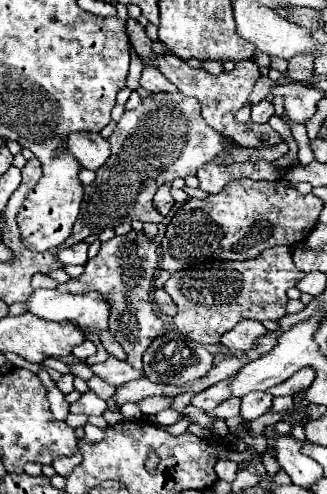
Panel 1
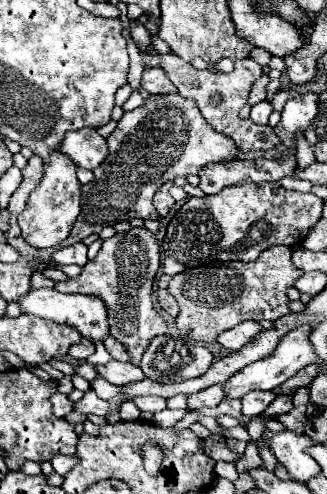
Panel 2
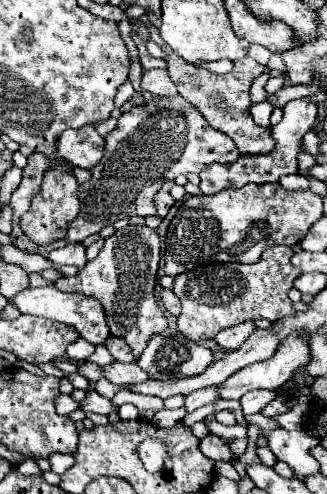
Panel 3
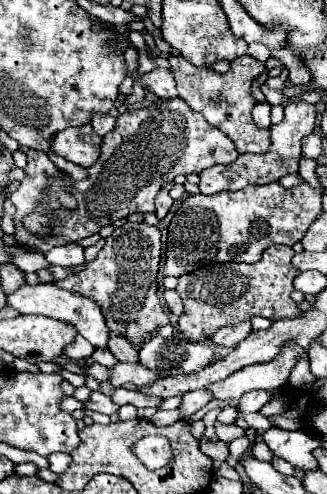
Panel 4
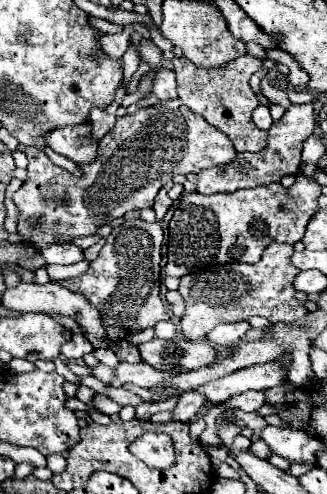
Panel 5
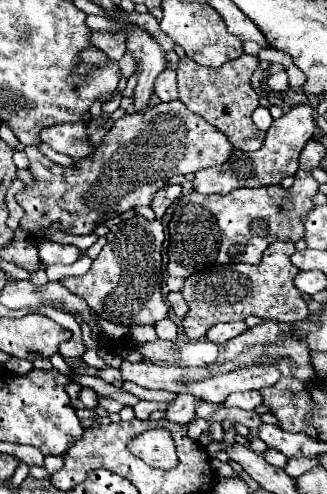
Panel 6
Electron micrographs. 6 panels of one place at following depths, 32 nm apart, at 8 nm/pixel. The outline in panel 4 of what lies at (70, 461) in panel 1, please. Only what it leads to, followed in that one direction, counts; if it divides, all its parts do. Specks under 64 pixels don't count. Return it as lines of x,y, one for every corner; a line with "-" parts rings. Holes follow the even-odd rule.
52,454
48,456
50,462
50,470
66,470
70,464
70,456
68,454

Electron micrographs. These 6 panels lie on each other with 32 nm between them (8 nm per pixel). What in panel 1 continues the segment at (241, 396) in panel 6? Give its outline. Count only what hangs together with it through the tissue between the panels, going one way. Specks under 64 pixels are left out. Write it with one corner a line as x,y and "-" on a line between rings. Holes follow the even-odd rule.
250,392
242,398
242,406
240,406
240,414
244,420
254,420
262,414
266,414
272,406
272,394
268,392

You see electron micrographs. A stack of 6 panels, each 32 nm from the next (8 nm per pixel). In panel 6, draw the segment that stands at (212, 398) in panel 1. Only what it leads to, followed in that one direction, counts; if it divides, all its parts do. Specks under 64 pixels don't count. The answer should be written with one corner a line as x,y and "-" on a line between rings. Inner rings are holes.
180,394
164,410
164,418
174,424
188,424
194,420
194,408
196,408
196,398
190,394

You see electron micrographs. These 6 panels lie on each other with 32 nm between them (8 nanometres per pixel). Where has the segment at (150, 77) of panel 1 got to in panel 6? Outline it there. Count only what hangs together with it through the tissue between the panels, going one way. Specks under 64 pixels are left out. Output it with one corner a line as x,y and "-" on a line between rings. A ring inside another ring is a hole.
164,70
160,72
160,76
156,78
154,84
154,92
160,96
162,102
172,102
178,100
178,84
176,84
176,72
174,70

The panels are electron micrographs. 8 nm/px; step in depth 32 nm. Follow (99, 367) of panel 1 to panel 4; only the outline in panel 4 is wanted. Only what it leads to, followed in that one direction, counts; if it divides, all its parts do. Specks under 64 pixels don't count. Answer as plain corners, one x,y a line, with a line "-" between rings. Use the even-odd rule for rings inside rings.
118,362
112,370
112,376
110,376
110,384
112,386
124,386
128,382
136,384
136,386
148,386
156,380
160,380
160,376
156,372
152,372
150,368
142,366
142,364
122,364

